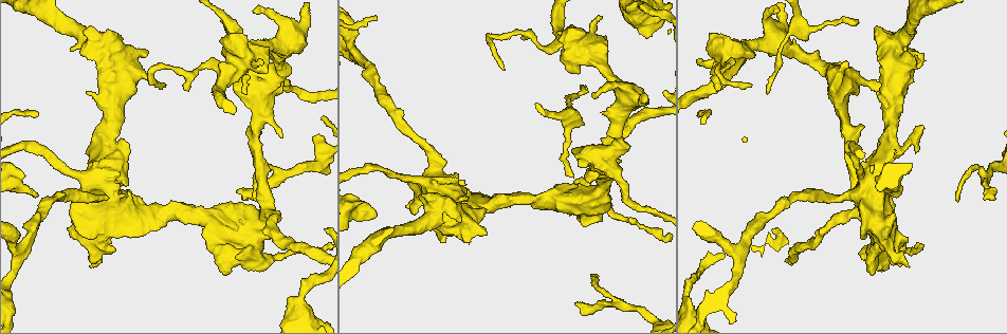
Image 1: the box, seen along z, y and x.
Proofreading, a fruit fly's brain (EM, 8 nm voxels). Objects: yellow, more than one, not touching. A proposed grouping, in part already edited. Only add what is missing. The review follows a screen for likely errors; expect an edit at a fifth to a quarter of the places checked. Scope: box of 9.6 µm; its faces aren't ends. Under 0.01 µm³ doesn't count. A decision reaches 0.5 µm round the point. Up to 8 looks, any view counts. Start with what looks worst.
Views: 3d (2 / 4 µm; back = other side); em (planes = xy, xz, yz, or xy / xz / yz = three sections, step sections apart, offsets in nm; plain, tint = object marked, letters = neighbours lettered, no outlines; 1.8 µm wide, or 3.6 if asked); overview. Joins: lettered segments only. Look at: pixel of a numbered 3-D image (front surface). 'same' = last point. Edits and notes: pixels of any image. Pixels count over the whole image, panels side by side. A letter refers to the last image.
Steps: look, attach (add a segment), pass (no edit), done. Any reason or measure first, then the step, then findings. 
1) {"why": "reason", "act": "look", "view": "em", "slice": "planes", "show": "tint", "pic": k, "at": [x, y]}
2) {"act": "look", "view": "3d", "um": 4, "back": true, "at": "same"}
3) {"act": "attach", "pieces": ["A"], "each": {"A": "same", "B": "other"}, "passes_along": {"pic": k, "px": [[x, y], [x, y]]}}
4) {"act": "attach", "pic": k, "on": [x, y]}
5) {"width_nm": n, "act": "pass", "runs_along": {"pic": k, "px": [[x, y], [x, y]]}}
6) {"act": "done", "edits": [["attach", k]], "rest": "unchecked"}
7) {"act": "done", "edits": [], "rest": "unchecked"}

{"why": "an open end", "act": "look", "view": "em", "slice": "planes", "show": "letters", "pic": 1, "at": [279, 136]}

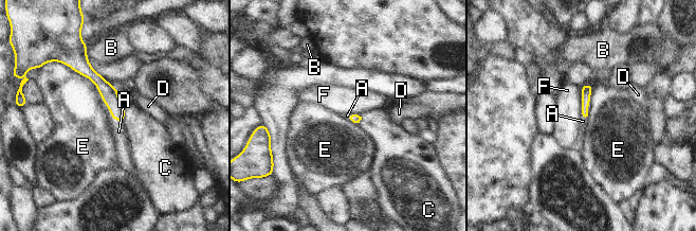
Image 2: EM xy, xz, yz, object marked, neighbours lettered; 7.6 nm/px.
{"act": "attach", "pic": 2, "on": [118, 131], "each": {"A": "same", "B": "other", "C": "other", "D": "other", "E": "other", "F": "other"}, "passes_along": {"pic": 2, "px": [[109, 93], [110, 114], [118, 131]]}, "found": "it goes on there"}

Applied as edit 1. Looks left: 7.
{"act": "look", "view": "overview"}

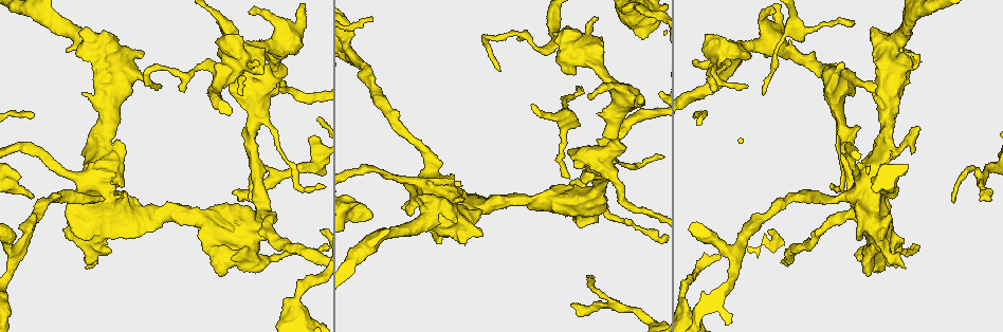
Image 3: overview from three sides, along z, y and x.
{"why": "tapers out", "act": "look", "view": "3d", "um": 4, "pic": 3, "at": [854, 21]}

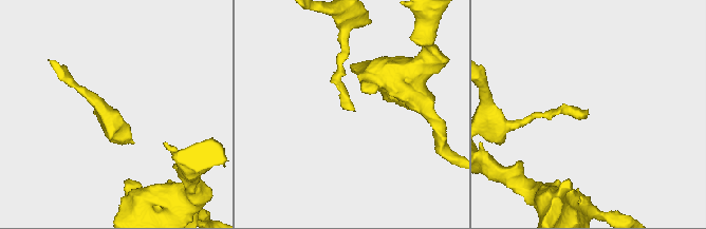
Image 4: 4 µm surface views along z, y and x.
{"why": "now the EM", "act": "look", "view": "em", "um": 3.6, "slice": "planes", "show": "letters", "pic": 4, "at": [351, 109]}

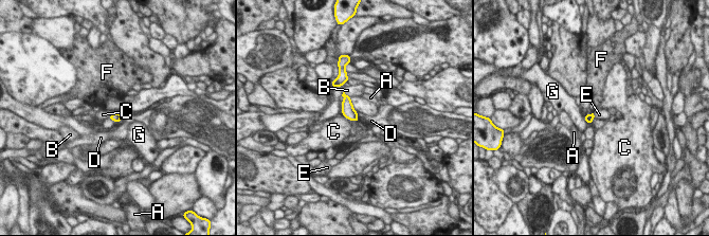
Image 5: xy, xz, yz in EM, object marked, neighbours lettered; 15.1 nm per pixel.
{"act": "attach", "pic": 5, "on": [356, 127], "each": {"A": "other", "B": "other", "C": "other", "D": "other", "E": "same", "F": "other", "G": "other"}, "found": "it goes on there"}

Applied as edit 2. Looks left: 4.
{"act": "look", "view": "overview"}

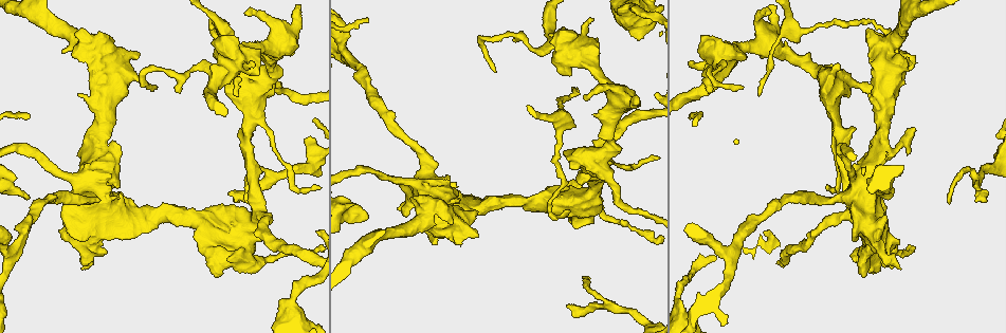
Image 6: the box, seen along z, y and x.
{"why": "branch stops here", "act": "look", "view": "em", "slice": "planes", "show": "plain", "pic": 6, "at": [135, 79]}

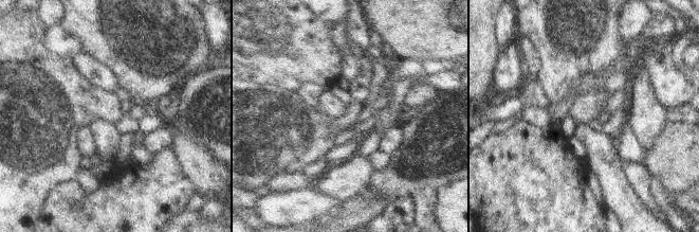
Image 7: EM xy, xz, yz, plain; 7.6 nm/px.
{"act": "look", "view": "em", "slice": "planes", "show": "letters", "at": "same"}

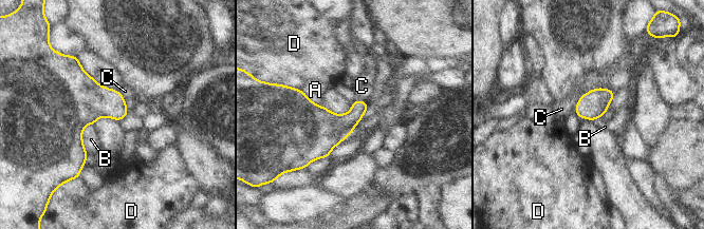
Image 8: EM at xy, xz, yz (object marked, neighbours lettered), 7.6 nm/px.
{"longest_contact_nm": ["B", 240], "act": "pass", "each": {"A": "other", "B": "other", "C": "other", "D": "other"}, "border": {"pic": 8, "px": [[94, 123], [82, 132], [88, 153]]}, "found": "none of them fits"}

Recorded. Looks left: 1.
{"act": "done", "edits": [["attach", 2], ["attach", 5]], "rest": "unchecked"}

